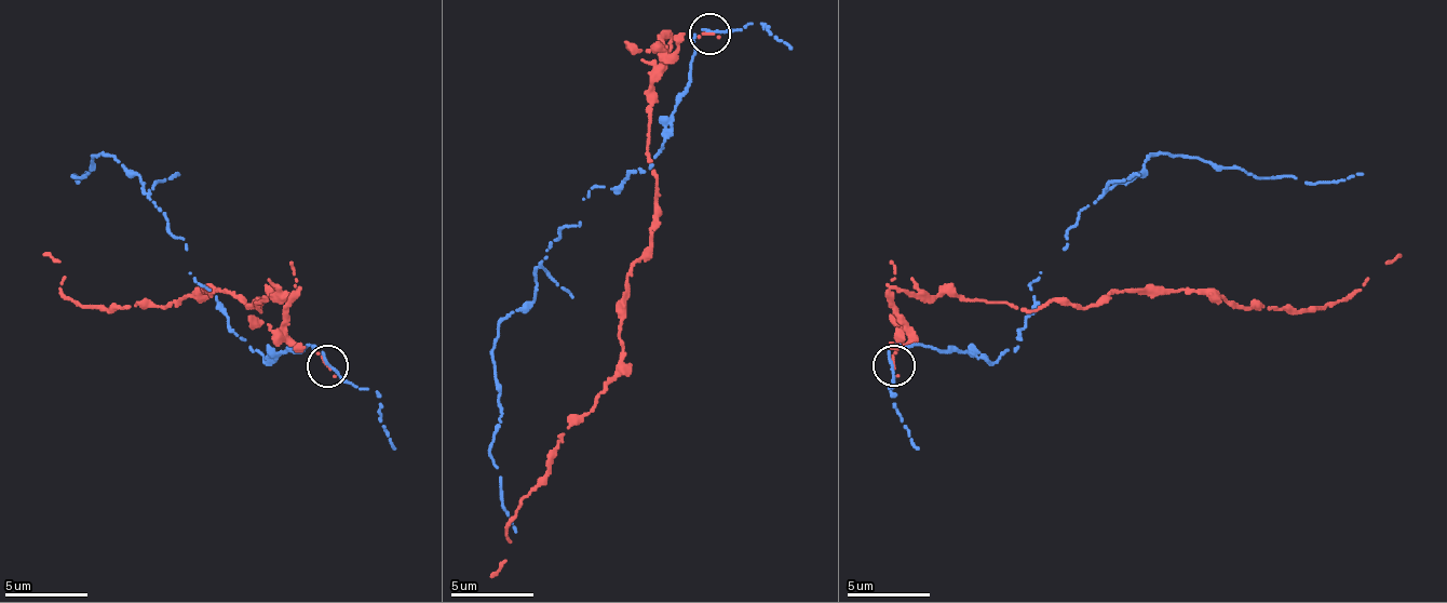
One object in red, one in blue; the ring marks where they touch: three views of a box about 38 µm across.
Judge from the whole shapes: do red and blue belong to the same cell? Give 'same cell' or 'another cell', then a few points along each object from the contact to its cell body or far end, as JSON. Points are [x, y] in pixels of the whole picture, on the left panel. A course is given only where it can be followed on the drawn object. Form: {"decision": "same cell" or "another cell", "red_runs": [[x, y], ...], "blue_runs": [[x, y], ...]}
{"decision": "another cell", "red_runs": [[326, 364], [286, 335], [297, 294], [255, 302], [261, 309], [203, 291], [81, 306], [44, 252]], "blue_runs": [[326, 364], [310, 344], [266, 364], [197, 280], [187, 242], [145, 184], [102, 155], [70, 178], [88, 173]]}

